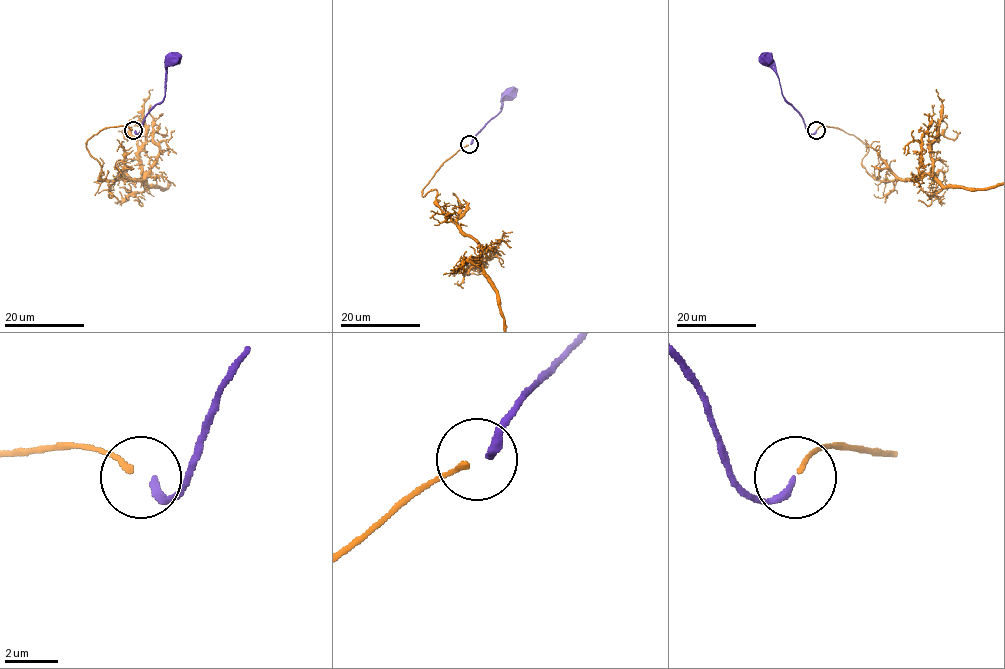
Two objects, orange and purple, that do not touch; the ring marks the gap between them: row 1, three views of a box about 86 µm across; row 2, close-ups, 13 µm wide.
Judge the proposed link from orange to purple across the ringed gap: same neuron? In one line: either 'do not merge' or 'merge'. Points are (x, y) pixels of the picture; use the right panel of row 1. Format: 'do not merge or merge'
merge

